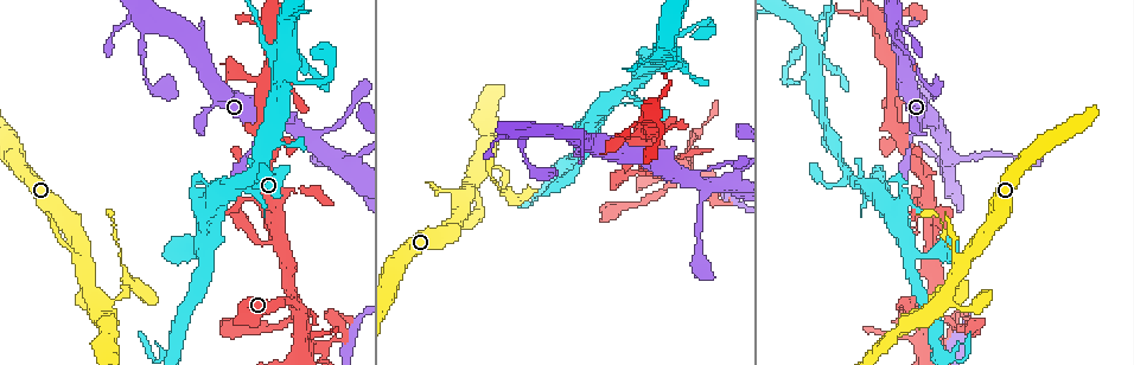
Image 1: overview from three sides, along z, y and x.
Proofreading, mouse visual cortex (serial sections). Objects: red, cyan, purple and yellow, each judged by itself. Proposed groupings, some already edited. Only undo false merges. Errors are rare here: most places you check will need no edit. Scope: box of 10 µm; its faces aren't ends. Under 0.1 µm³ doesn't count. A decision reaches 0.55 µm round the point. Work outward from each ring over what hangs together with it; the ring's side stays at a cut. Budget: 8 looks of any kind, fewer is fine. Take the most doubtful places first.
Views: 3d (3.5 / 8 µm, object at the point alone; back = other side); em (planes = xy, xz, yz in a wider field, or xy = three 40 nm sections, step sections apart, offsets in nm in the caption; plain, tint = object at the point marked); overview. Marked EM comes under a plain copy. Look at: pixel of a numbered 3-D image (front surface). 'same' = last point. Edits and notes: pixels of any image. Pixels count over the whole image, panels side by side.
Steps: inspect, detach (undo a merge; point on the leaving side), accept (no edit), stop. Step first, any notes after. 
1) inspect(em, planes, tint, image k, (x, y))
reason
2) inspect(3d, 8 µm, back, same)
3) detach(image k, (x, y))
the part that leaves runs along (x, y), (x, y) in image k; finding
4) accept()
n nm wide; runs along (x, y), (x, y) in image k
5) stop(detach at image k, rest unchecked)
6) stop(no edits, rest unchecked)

inspect(3d, 3.5 µm, image 1, (128, 286))
abrupt turn

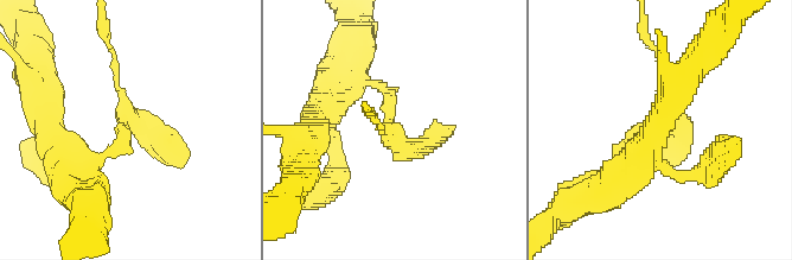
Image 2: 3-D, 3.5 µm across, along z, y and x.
inspect(em, xy, step 3, tint, image 2, (126, 133))
need the tissue

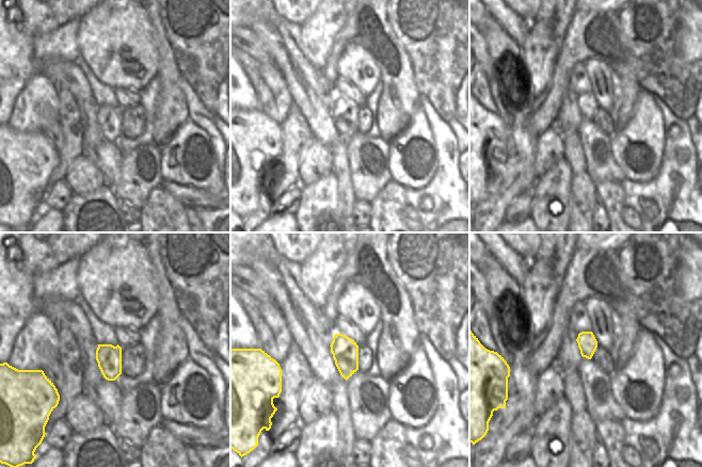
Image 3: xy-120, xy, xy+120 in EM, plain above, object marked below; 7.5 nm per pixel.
accept()
200 nm wide; runs along (339, 90), (423, 145) in image 2; one cell here

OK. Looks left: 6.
inspect(3d, 8 µm, image 1, (295, 299))
narrows sharply

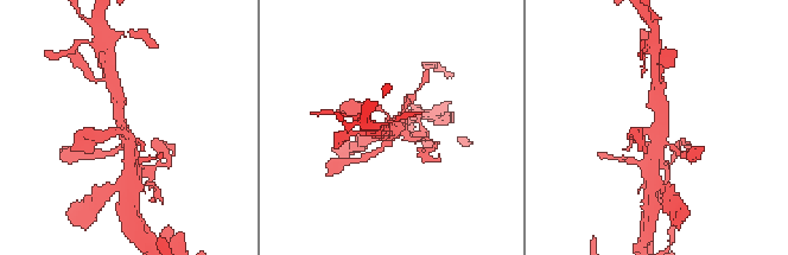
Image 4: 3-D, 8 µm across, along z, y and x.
inspect(em, planes, tint, same)
4 arms; arms of 150, 200, 300, 450 nm; shape alone is not enough

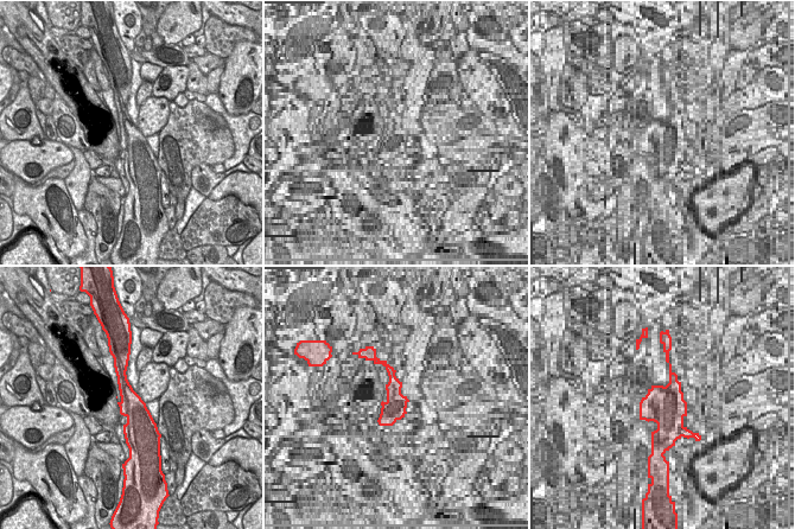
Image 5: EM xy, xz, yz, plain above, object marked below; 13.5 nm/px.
accept()
runs along (122, 362), (134, 437) in image 5; all the same cell

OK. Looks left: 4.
inspect(3d, 3.5 µm, image 1, (648, 61))
thick turns thin

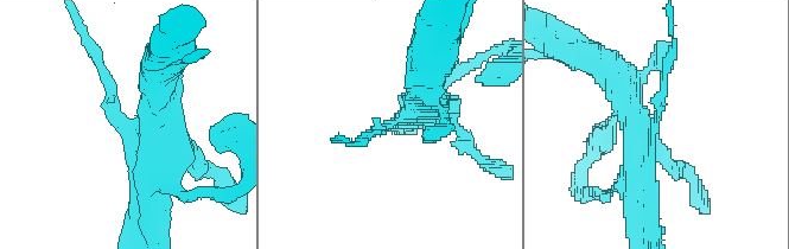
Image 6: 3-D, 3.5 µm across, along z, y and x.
inspect(em, planes, tint, image 6, (655, 122))
now the EM

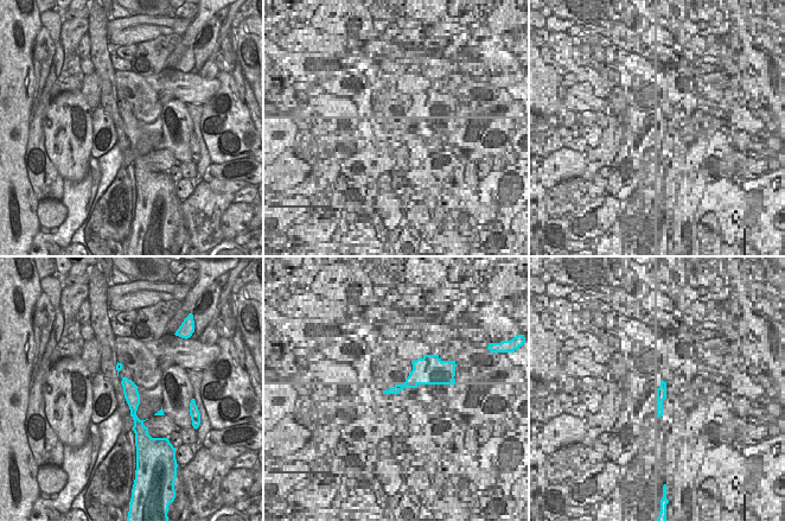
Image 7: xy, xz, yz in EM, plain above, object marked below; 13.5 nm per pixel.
accept()
200 nm wide; runs along (125, 381), (139, 426) in image 7; continuous, no second cell

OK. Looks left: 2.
inspect(3d, 8 µm, image 1, (538, 133))
four arms meet

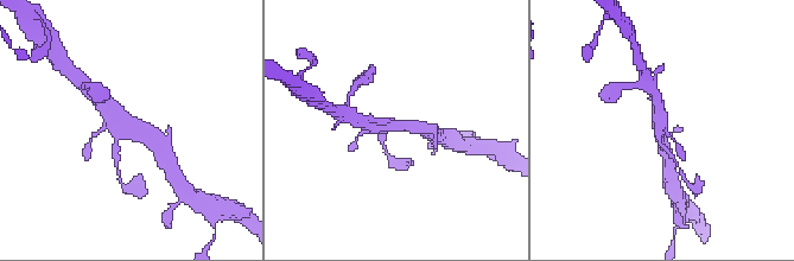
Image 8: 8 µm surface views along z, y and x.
inspect(em, planes, tint, same)

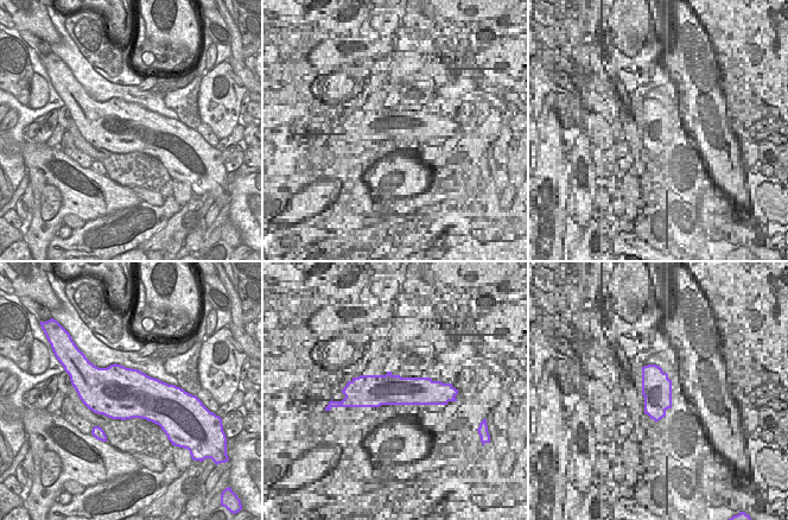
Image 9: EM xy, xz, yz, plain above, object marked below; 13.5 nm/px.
accept()
runs along (160, 145), (120, 129), (115, 152) in image 8; all the same cell

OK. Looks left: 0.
stop(no edits, rest unchecked)

